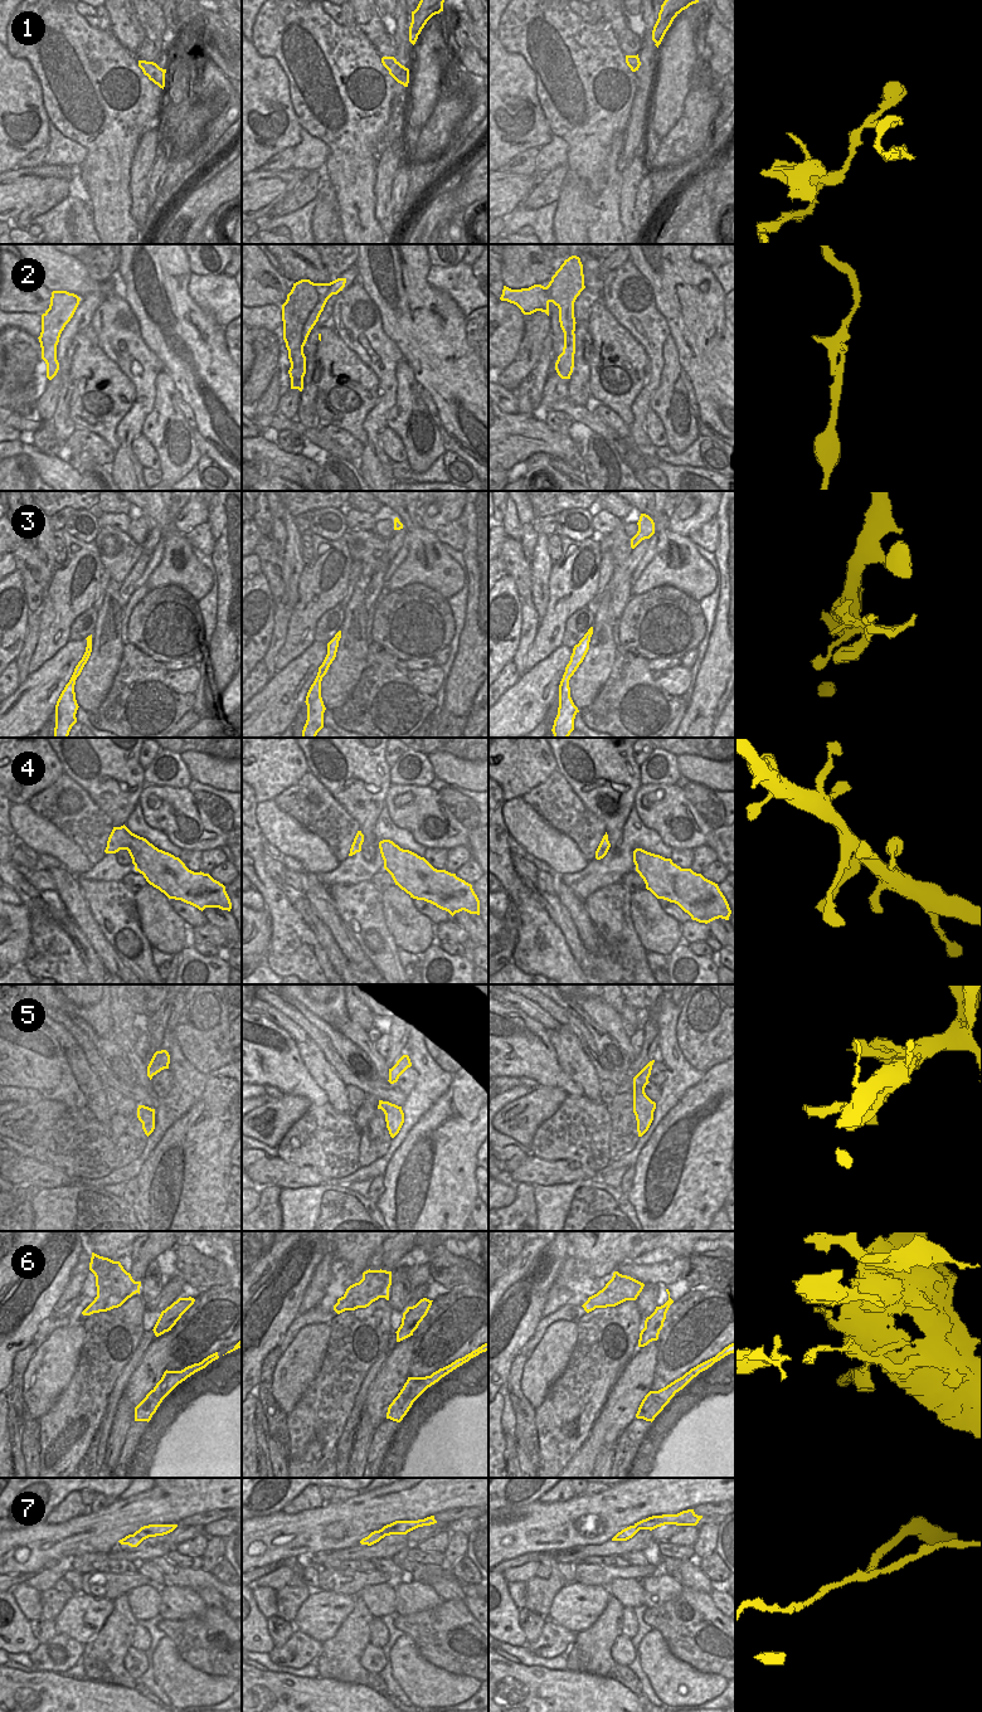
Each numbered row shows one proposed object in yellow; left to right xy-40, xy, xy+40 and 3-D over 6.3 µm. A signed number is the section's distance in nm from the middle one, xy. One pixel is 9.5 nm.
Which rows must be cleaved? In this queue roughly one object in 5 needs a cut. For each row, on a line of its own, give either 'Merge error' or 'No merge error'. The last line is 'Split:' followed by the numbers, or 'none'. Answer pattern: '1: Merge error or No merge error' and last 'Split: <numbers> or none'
1: Merge error
2: Merge error
3: No merge error
4: No merge error
5: No merge error
6: Merge error
7: Merge error
Split: 1, 2, 6, 7

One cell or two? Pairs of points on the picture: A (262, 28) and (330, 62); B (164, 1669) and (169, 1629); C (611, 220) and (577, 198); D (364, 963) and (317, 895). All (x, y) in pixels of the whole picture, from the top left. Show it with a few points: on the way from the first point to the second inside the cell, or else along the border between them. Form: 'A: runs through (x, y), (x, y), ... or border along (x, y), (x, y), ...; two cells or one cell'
A: runs through (280, 30), (283, 34), (297, 34), (314, 50); one cell
B: border along (163, 1635), (173, 1642), (178, 1655), (184, 1662); two cells
C: border along (606, 181), (601, 193), (587, 205), (587, 230); two cells
D: runs through (349, 947), (326, 912); one cell

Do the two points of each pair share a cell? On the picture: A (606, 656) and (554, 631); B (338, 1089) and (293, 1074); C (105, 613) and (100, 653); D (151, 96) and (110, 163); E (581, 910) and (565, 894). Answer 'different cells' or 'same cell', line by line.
A: different cells
B: different cells
C: same cell
D: same cell
E: same cell

